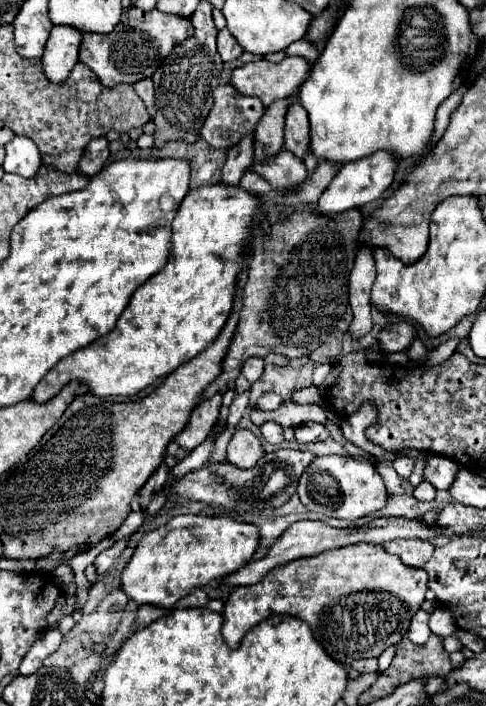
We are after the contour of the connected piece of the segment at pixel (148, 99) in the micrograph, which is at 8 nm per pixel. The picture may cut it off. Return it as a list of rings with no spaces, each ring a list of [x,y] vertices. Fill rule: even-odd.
[[[151,78],[139,80],[137,84],[133,84],[133,88],[135,88],[135,92],[139,94],[139,98],[145,102],[145,106],[147,106],[149,114],[153,116],[153,114],[155,114],[155,98],[153,98],[155,88],[153,88],[153,80],[151,80]]]

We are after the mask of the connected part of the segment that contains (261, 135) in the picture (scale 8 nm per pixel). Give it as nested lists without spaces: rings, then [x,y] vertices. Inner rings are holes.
[[[277,100],[265,108],[265,114],[255,126],[253,132],[253,148],[255,148],[255,162],[265,162],[277,156],[283,148],[283,126],[285,126],[285,112],[291,100]]]

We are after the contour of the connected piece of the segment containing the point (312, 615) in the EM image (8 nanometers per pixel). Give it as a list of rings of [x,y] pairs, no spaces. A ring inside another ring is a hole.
[[[359,542],[345,548],[329,550],[311,558],[297,558],[283,566],[273,568],[253,586],[239,586],[231,592],[223,610],[223,638],[229,648],[237,648],[243,634],[257,622],[271,614],[291,614],[305,620],[311,626],[313,636],[321,642],[325,652],[341,664],[351,664],[361,658],[379,656],[387,646],[397,644],[409,630],[409,622],[421,608],[427,592],[427,572],[423,568],[411,568],[401,558],[389,554],[379,544]]]

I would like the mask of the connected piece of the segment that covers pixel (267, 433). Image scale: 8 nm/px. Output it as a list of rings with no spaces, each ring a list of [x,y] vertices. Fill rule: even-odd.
[[[265,422],[261,426],[261,434],[269,444],[281,444],[283,442],[283,428],[277,422]]]

